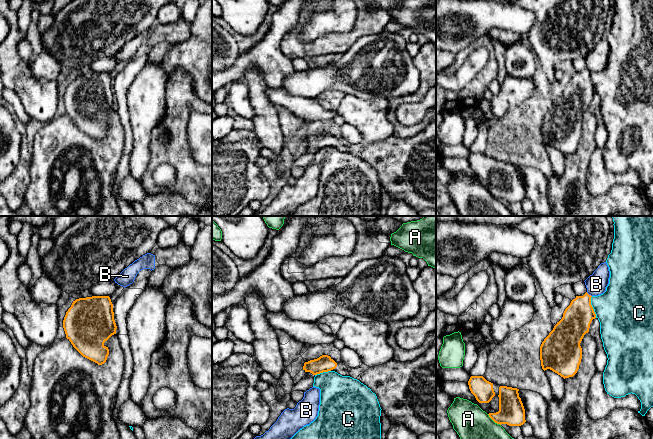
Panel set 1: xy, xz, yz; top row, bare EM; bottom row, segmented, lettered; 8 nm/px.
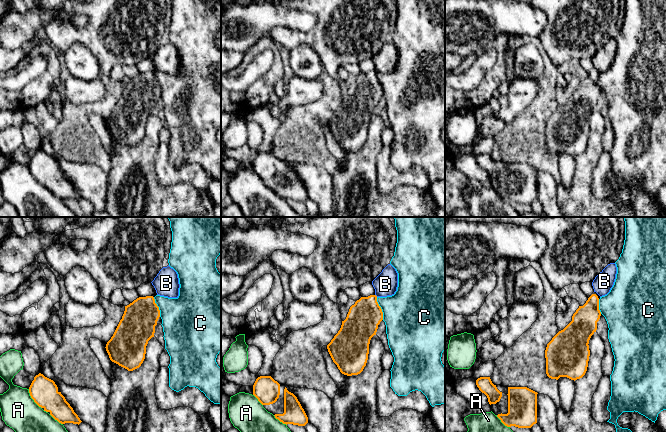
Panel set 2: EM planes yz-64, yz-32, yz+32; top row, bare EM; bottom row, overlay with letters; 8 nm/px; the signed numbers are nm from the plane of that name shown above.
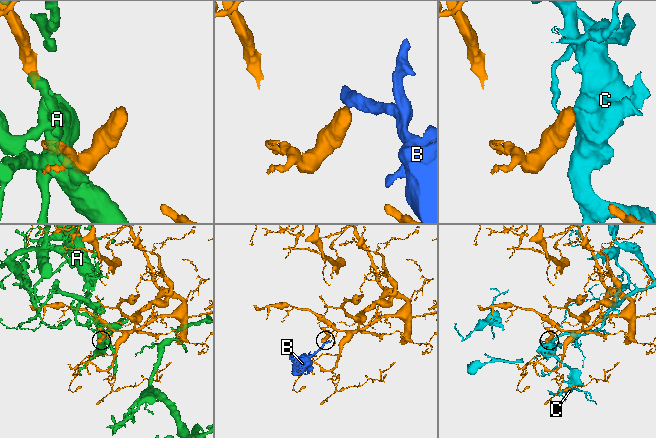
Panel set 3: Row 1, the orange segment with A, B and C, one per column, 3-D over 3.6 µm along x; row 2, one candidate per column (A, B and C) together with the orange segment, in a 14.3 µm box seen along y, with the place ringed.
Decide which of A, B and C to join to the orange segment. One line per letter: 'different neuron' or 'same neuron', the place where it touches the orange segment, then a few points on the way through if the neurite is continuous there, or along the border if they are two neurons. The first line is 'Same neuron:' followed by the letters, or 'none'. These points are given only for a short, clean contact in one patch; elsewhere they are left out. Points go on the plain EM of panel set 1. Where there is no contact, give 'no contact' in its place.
Same neuron: none
A: different neuron; meets orange in yz at (494, 197)
B: different neuron; meets orange in yz at (588, 70); border along yz (586, 68), (591, 72)
C: different neuron; meets orange in yz at (592, 83)

